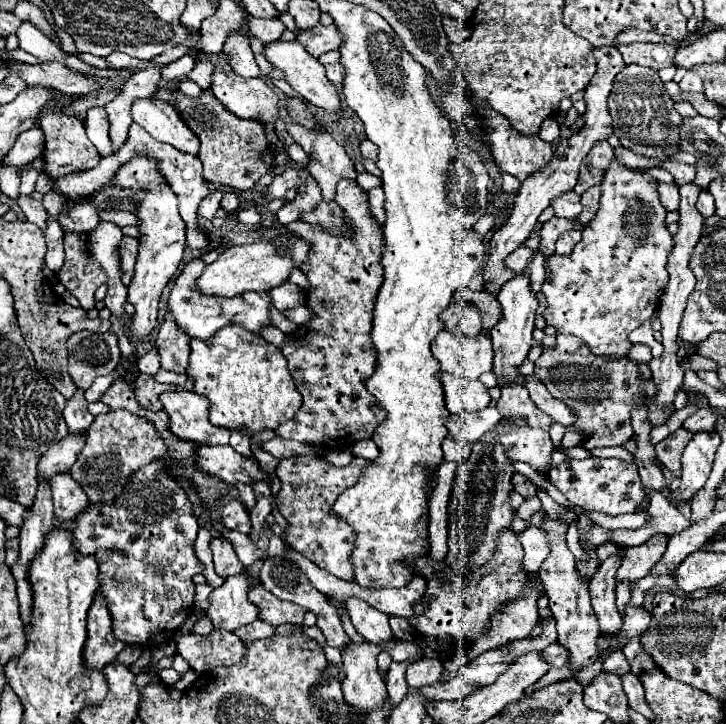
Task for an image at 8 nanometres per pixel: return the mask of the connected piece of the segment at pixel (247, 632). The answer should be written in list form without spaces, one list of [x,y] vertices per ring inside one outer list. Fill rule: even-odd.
[[[256,620],[244,628],[236,630],[236,636],[240,636],[242,640],[260,640],[260,638],[268,638],[276,632],[276,626],[264,622],[264,620]]]

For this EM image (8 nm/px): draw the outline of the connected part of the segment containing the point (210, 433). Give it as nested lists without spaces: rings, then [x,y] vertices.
[[[174,390],[160,394],[164,410],[170,416],[170,428],[176,436],[196,444],[228,444],[230,430],[212,426],[208,420],[208,400],[196,392]]]

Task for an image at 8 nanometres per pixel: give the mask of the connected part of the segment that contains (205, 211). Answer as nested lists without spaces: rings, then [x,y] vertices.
[[[213,189],[211,193],[200,202],[198,207],[198,215],[208,220],[212,220],[220,208],[220,202],[225,192],[220,189]]]

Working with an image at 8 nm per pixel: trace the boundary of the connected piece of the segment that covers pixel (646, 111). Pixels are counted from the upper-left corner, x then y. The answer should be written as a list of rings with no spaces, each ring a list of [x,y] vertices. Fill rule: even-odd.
[[[626,66],[614,78],[612,94],[608,96],[608,110],[614,120],[614,134],[618,136],[620,144],[634,154],[666,162],[672,154],[680,152],[678,126],[682,122],[682,116],[676,112],[674,102],[664,90],[664,84],[656,70],[644,66]]]

